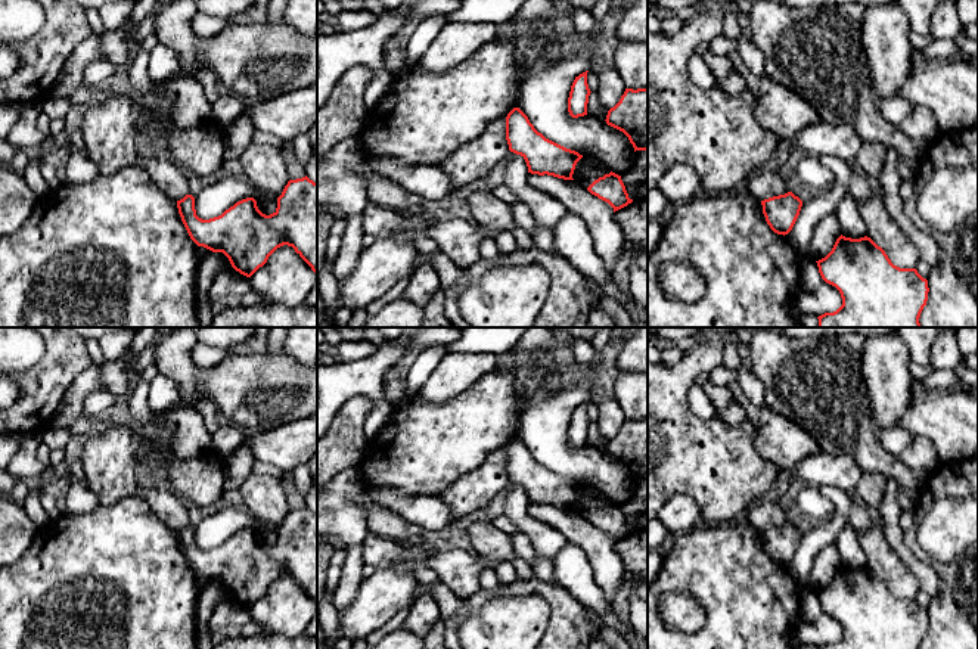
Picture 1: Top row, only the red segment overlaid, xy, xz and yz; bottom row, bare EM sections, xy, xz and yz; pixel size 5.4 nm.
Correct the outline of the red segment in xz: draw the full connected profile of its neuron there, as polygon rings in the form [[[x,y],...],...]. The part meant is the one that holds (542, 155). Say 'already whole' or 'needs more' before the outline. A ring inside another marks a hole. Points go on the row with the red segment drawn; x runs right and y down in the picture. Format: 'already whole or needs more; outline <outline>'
already whole; outline [[[513,108],[506,117],[506,140],[509,150],[525,159],[531,174],[574,180],[575,165],[583,158],[546,139],[519,108]]]

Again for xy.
already whole; outline [[[307,176],[288,181],[270,215],[258,209],[254,198],[209,220],[196,215],[192,195],[177,201],[177,208],[190,239],[198,246],[223,252],[246,277],[283,245],[292,246],[317,274],[317,183]]]

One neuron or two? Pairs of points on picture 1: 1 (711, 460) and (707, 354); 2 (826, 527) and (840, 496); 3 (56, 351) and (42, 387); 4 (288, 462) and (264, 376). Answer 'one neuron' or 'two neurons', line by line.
1: one neuron
2: one neuron
3: one neuron
4: two neurons

